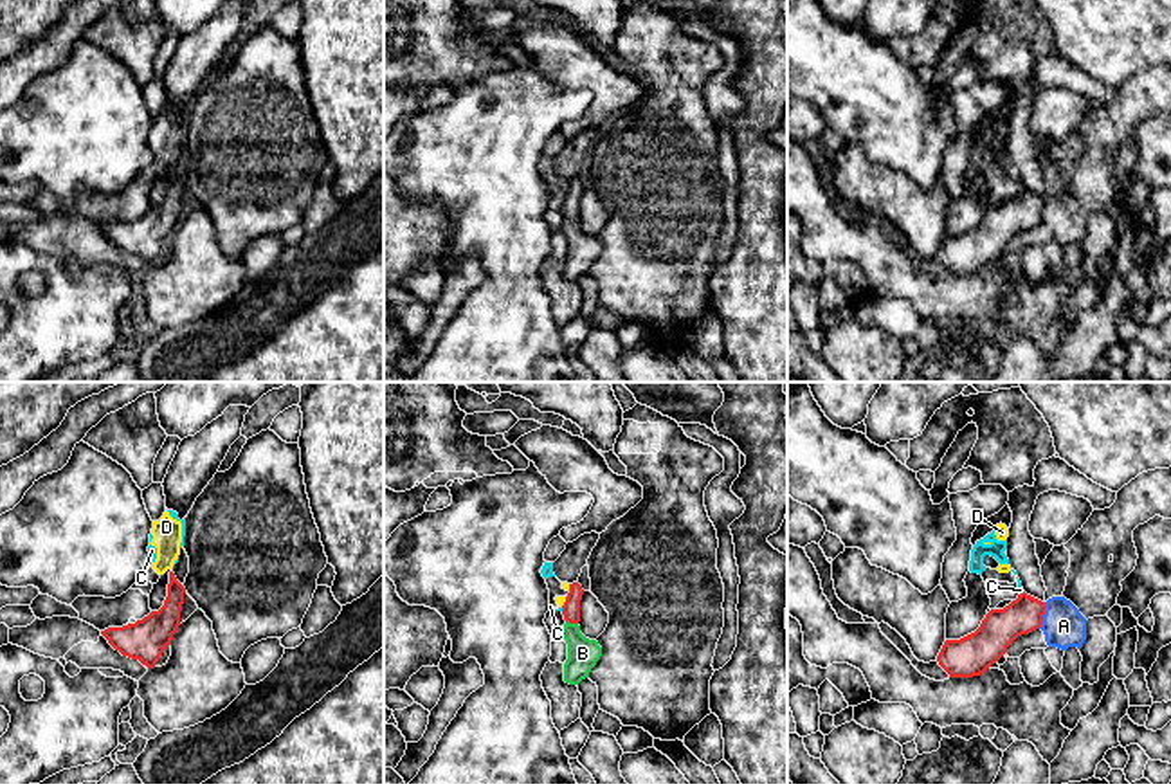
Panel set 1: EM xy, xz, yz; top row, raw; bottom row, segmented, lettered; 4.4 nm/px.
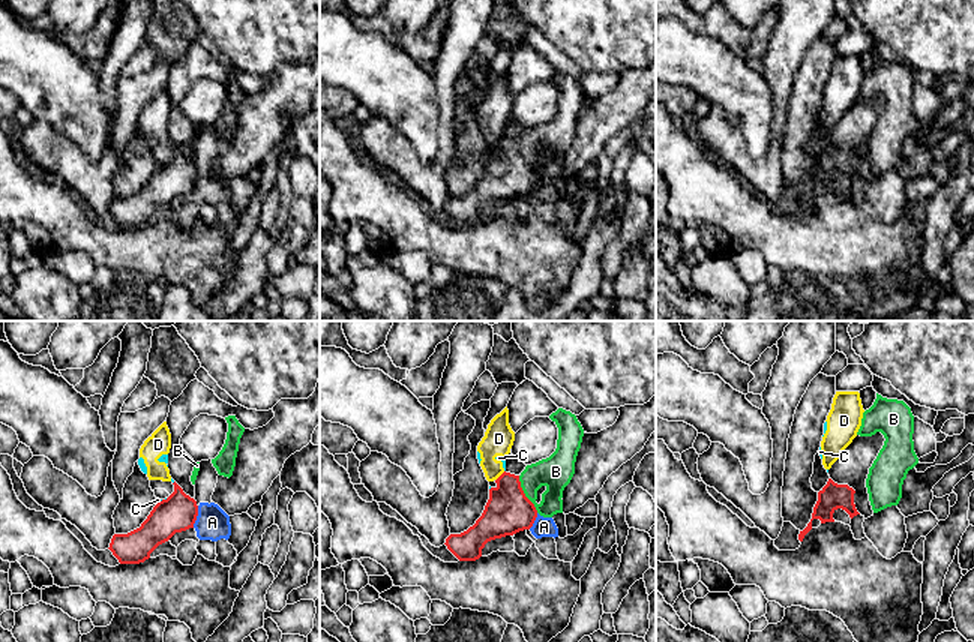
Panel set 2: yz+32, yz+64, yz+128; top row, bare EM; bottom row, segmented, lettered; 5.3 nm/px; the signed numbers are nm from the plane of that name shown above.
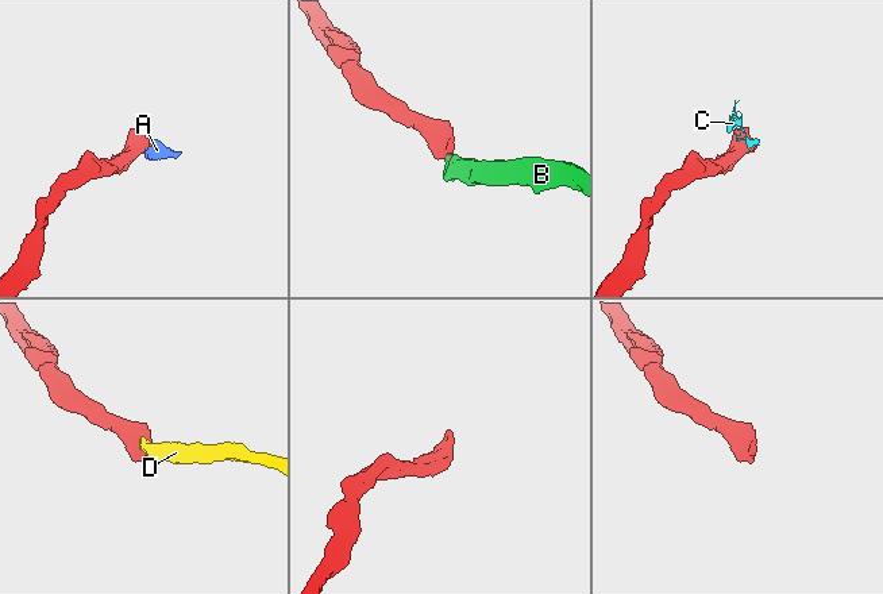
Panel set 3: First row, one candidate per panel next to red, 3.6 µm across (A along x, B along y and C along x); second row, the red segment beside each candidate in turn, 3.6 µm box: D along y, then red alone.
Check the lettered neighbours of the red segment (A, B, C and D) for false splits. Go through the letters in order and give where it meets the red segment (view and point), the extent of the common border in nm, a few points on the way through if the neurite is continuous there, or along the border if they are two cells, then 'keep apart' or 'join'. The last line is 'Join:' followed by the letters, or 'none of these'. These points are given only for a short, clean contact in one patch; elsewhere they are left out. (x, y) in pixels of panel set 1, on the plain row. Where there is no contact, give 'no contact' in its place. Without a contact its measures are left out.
A: contact yz (1043, 209); length 120 nm; border yz (1045, 199), (1045, 209), (1038, 224); keep apart
B: contact xz (571, 218); length 60 nm; way xz (571, 202), (571, 218), (571, 231), (582, 249); join
C: contact yz (1022, 190); length 30 nm; border yz (1024, 188), (1020, 191); keep apart
D: contact xz (564, 199); length 50 nm; border xz (566, 193), (561, 202); keep apart
Join: B

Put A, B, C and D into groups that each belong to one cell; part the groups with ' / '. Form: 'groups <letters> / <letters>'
groups A / B / C D

